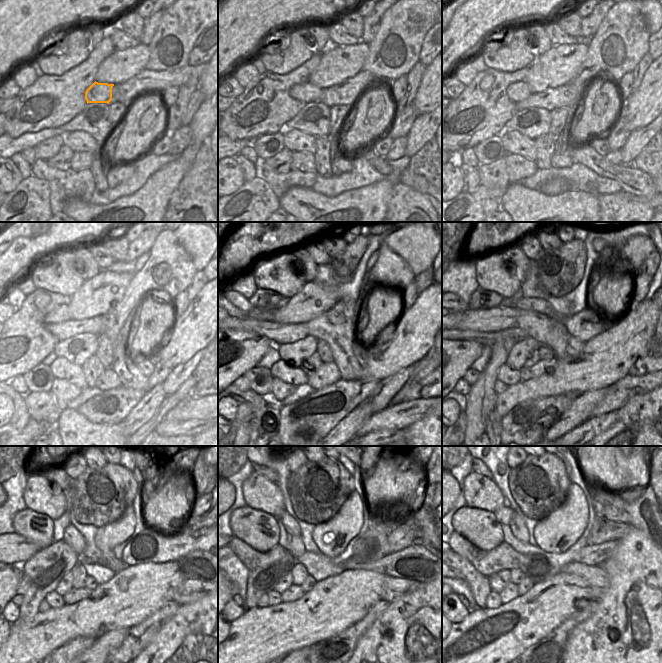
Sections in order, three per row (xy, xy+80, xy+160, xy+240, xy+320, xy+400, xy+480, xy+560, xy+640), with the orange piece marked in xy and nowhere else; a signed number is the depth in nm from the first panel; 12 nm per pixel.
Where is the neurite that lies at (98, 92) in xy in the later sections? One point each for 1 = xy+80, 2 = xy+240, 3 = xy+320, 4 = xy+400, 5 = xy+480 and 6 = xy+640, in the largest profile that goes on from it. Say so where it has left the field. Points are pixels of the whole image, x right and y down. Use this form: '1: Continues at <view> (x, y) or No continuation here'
1: Continues at xy+80 (306, 93)
2: Continues at xy+240 (60, 314)
3: Continues at xy+320 (255, 313)
4: No continuation here
5: No continuation here
6: No continuation here.

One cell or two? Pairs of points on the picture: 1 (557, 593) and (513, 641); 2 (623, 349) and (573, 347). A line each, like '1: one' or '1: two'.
1: one
2: two

